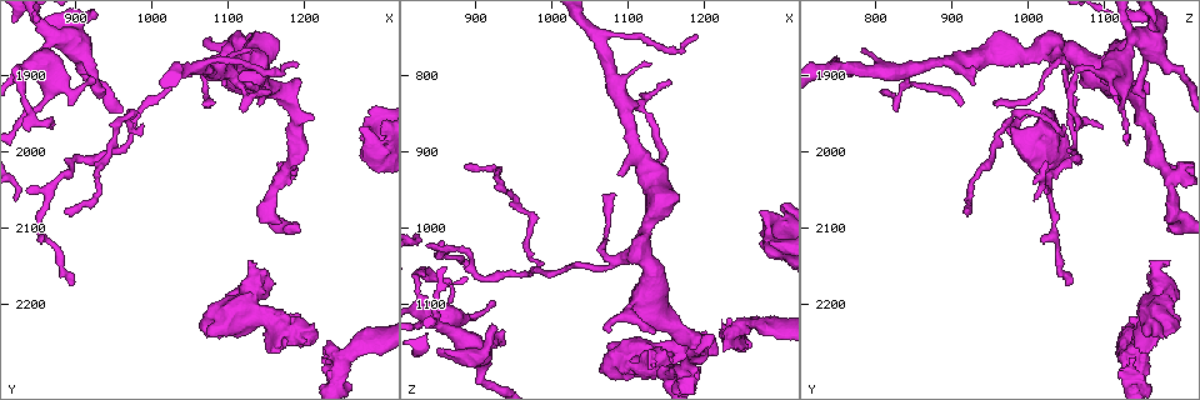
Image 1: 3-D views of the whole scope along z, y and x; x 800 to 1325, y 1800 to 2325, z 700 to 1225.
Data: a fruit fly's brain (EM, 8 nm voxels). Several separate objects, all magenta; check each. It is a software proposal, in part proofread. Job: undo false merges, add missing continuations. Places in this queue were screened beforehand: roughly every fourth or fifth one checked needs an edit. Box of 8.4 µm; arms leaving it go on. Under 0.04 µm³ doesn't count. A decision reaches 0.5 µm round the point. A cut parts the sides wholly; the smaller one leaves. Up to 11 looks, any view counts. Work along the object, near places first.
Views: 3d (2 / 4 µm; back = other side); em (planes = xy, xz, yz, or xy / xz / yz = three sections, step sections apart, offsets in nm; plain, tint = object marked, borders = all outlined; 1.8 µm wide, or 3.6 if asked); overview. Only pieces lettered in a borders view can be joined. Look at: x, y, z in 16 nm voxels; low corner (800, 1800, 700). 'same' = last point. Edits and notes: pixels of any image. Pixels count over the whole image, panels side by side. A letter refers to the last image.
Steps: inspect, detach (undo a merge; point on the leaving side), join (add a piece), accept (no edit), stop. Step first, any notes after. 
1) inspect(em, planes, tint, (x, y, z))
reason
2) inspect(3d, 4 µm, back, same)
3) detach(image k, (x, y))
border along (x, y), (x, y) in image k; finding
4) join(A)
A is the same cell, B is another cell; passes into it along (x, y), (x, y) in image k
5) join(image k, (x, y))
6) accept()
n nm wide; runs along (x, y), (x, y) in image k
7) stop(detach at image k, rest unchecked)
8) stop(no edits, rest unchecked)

inspect(em, xy, step 8, tint, (1130, 2145, 1185))
free end

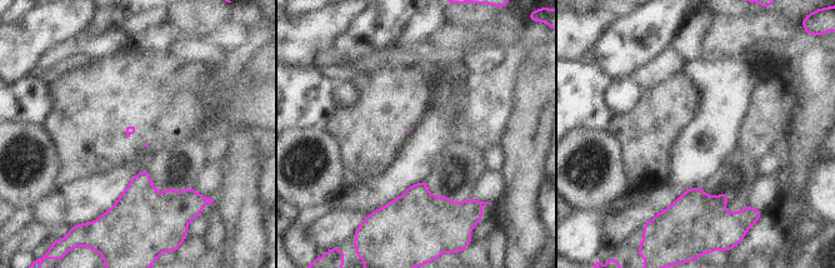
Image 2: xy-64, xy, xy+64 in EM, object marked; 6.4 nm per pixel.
inspect(em, planes, borders, same)
cut it another way

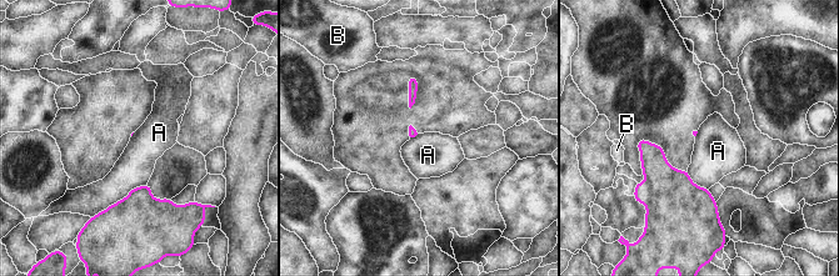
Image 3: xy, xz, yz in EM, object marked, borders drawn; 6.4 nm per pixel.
accept()
A and B are other cells; border along (146, 182), (96, 214) in image 3; no lettered piece goes on from it

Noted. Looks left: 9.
inspect(3d, 4 µm, (1225, 2260, 1155))
an open end

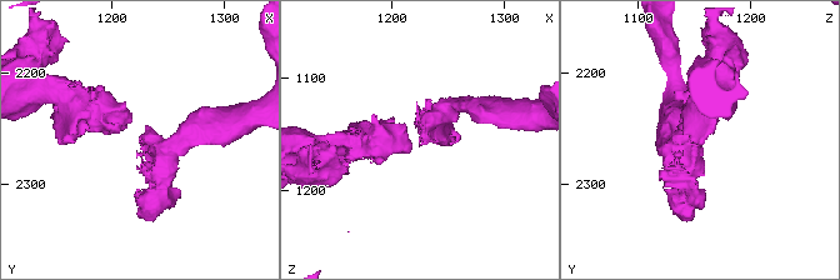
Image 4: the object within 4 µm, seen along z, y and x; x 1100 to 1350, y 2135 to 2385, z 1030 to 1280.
inspect(em, planes, borders, (1224, 2256, 1162))

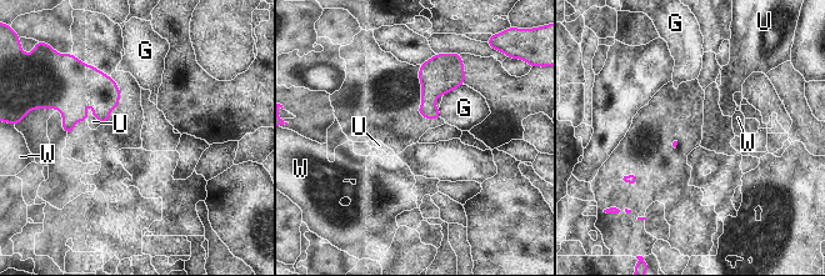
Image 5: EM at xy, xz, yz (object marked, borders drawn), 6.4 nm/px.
accept()
G, U and W are other cells; none of them fits

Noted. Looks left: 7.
inspect(em, planes, borders, (895, 2175, 1055))
tapers out

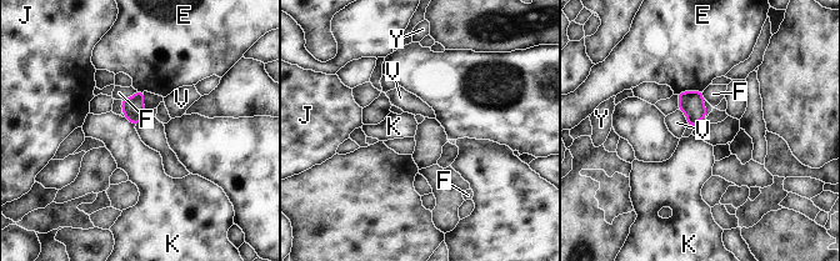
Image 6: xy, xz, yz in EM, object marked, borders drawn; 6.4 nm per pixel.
accept()
E touches over 180 nm; E, F, J, K, V and Y are other cells; none of them fits

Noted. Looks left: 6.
inspect(em, xy, step 8, tint, (1120, 1880, 915))
thick turns thin

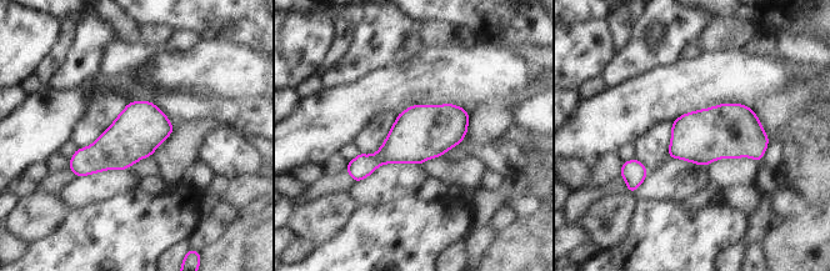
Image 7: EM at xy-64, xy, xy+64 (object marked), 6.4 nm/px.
inspect(em, planes, borders, same)

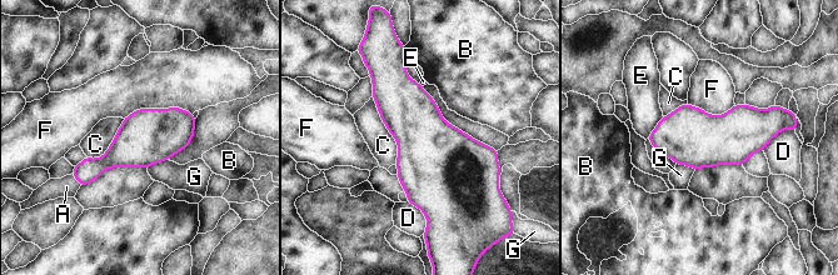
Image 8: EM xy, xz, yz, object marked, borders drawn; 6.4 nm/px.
accept()
360 nm wide; A, B, C, D, E, F and G are other cells; border along (372, 98), (397, 143), (395, 164) in image 8; all the same neuron

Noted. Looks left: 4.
inspect(3d, 4 µm, back, (1280, 1950, 1015))
an open end

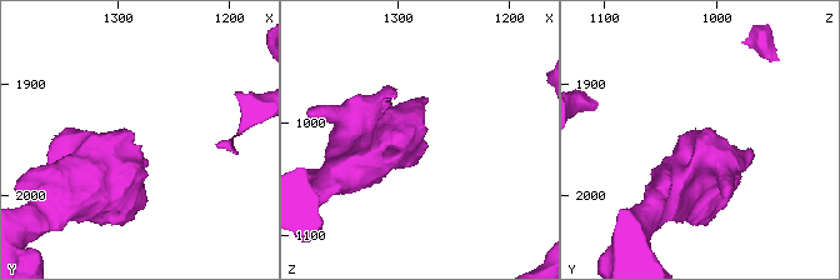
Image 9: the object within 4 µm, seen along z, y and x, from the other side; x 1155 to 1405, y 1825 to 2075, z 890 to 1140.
inspect(em, 3.6 µm, planes, borders, same)
now the EM

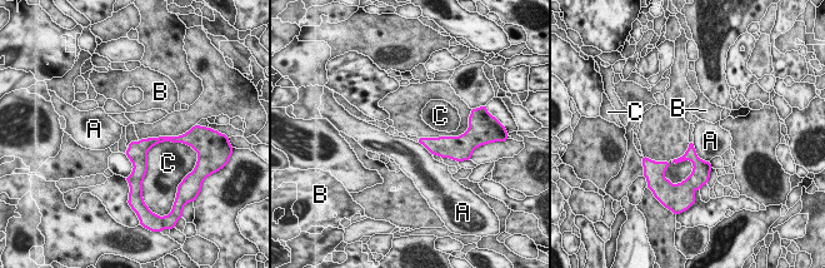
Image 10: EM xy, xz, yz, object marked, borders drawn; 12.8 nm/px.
accept()
A, B and C are other cells; border along (694, 148), (695, 153), (708, 162) in image 10; none of them fits

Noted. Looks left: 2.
stop(no edits, rest unchecked)

